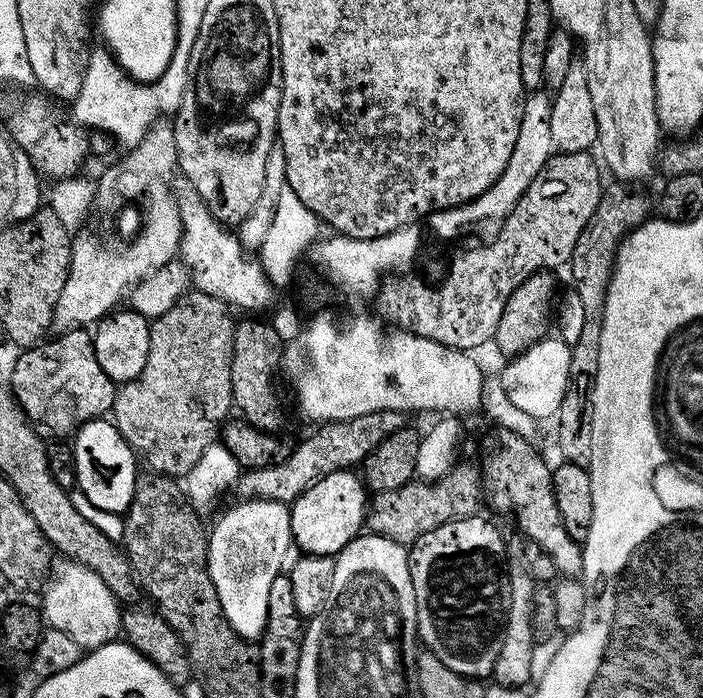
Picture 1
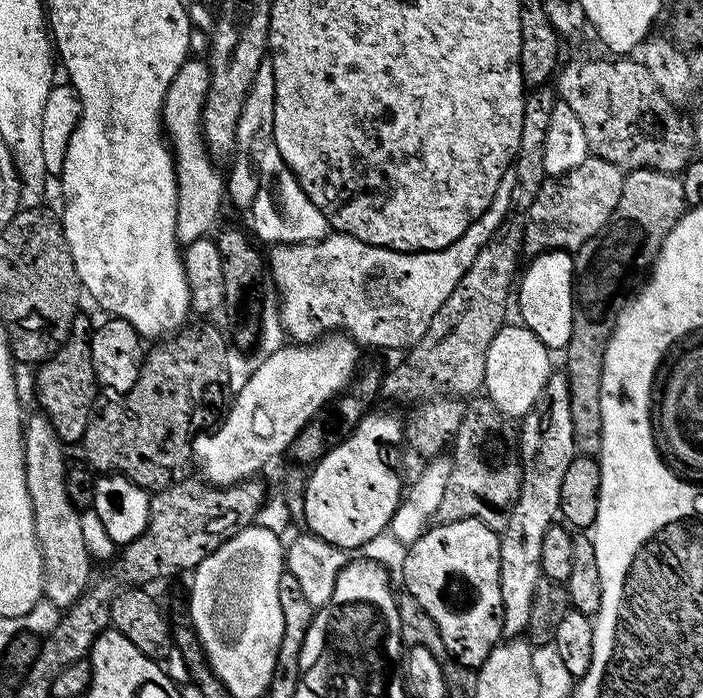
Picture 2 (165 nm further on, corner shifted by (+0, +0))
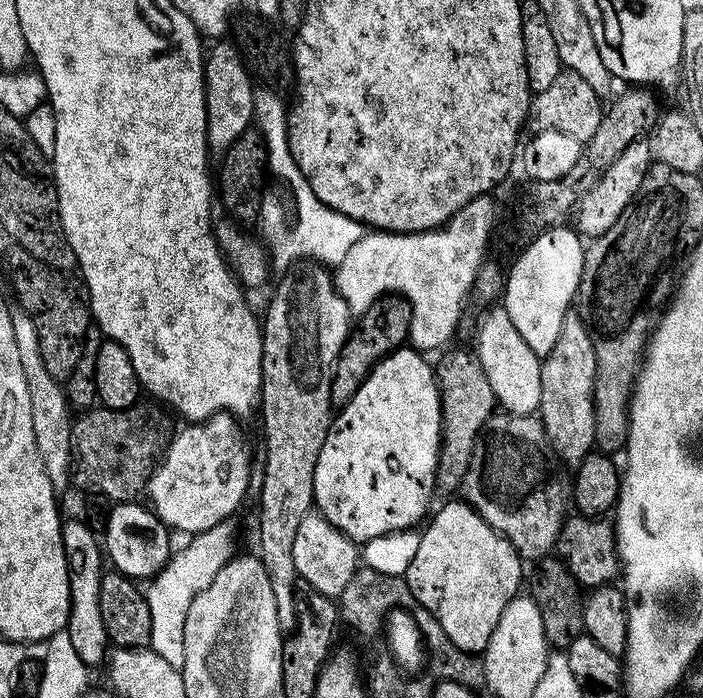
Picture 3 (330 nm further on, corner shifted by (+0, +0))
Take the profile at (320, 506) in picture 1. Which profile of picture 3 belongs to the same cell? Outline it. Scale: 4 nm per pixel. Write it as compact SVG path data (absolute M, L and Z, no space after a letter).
M411 346L397 348L395 352L391 352L383 360L379 360L374 366L374 370L366 378L366 382L362 382L362 386L358 386L358 394L354 394L354 398L350 398L350 402L335 413L332 425L326 434L326 442L322 442L322 454L318 454L318 466L314 466L314 494L312 495L314 508L315 511L321 512L338 530L345 532L351 540L363 542L385 536L391 532L412 530L417 527L416 523L420 519L423 521L429 515L428 503L434 500L436 491L436 467L440 457L442 414L440 413L440 387L436 384L436 373L433 365L427 364L424 360L427 359Z

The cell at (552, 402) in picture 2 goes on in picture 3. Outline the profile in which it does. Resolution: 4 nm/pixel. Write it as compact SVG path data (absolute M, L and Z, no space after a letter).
M570 314L562 322L558 342L554 350L543 357L542 398L538 415L546 430L546 438L552 443L552 449L565 465L575 466L588 457L596 448L594 434L594 382L596 381L596 363L594 362L593 343L582 318Z

